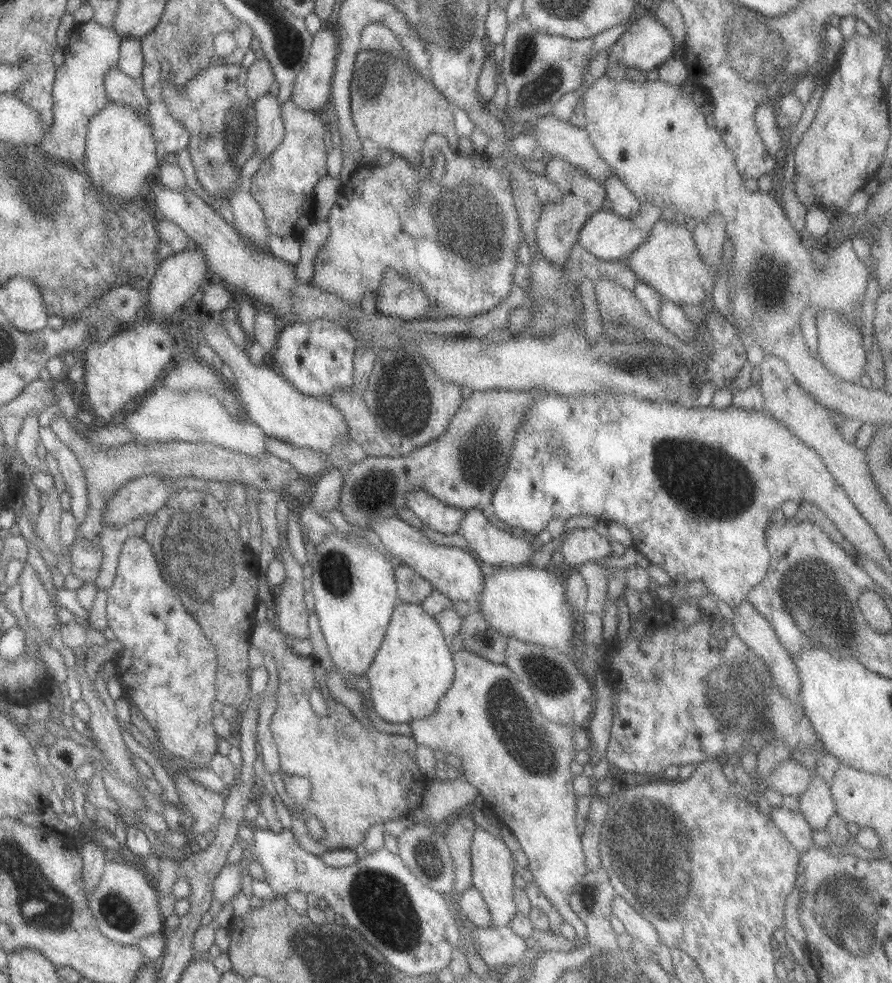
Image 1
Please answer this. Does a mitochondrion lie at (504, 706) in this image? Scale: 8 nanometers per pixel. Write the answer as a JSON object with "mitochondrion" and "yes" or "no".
{"mitochondrion":"yes"}

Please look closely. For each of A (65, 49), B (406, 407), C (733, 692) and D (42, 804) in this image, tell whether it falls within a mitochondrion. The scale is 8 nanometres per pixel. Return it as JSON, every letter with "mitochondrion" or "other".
{"A":"other","B":"mitochondrion","C":"mitochondrion","D":"other"}

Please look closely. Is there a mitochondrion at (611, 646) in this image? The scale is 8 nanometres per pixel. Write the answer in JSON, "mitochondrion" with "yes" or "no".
{"mitochondrion":"no"}

